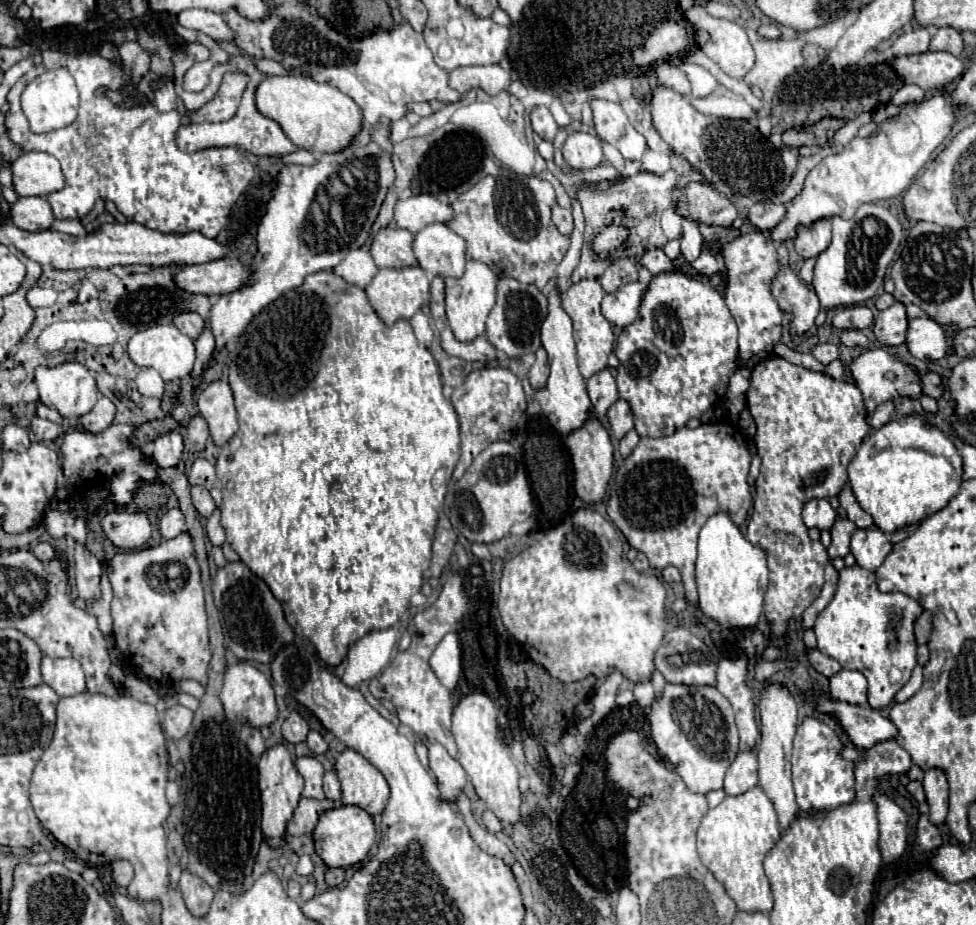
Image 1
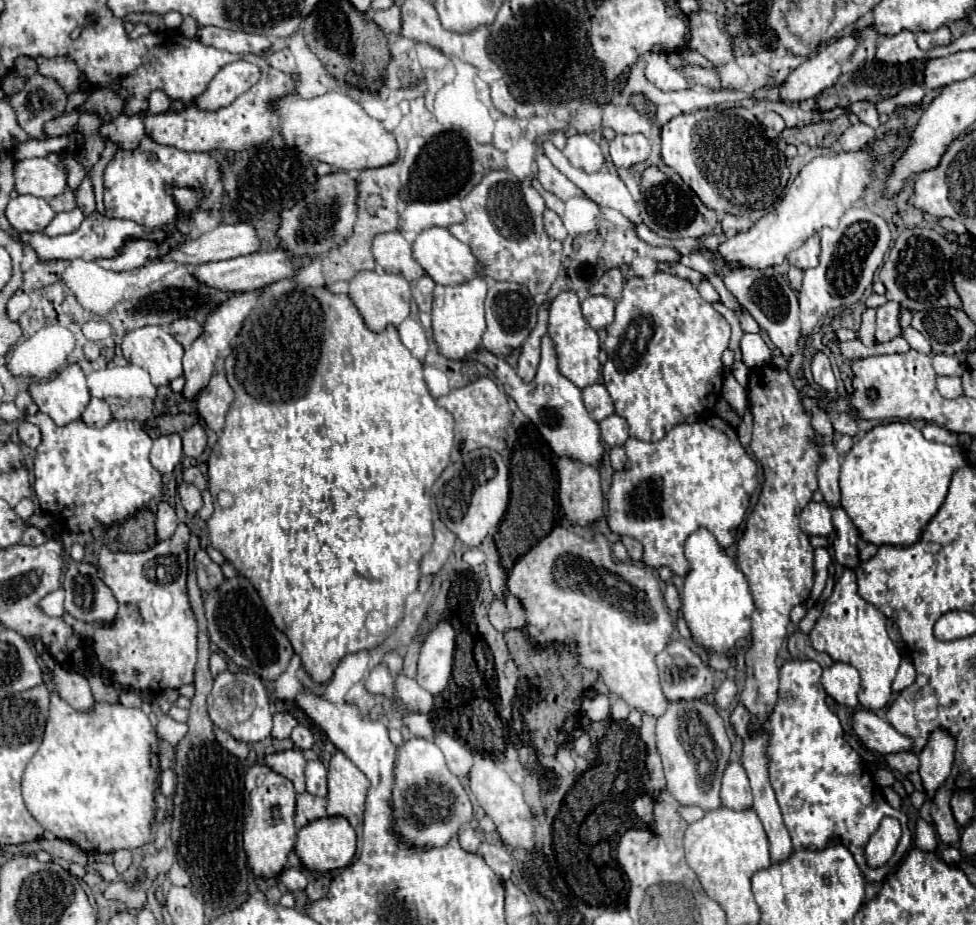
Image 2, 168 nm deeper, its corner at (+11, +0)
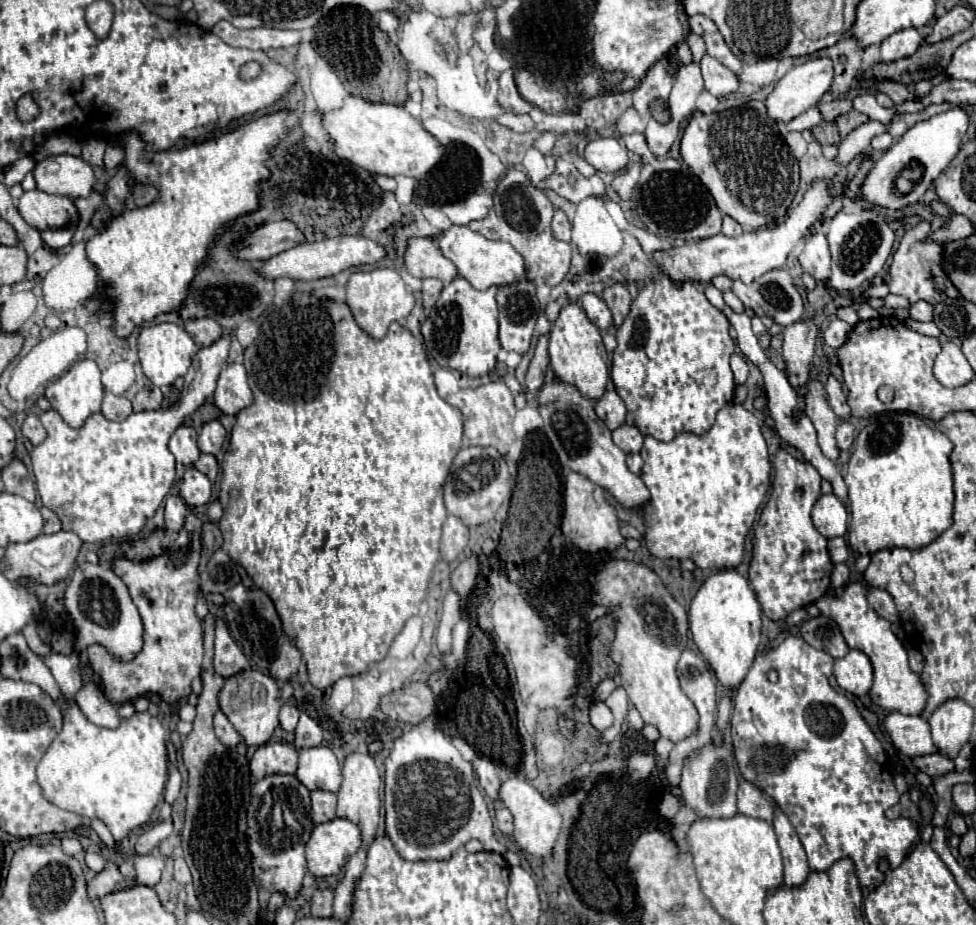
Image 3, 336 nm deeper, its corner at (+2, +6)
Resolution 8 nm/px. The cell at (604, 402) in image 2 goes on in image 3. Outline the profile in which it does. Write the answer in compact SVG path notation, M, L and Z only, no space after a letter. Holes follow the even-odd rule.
M608 390L596 402L596 414L598 414L598 418L602 418L602 422L606 422L606 426L610 430L616 430L618 426L622 426L626 422L626 406L614 390Z

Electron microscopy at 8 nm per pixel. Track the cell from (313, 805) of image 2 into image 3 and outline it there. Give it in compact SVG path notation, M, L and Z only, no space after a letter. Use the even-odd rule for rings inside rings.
M326 790L312 792L312 820L316 824L336 818L336 794Z

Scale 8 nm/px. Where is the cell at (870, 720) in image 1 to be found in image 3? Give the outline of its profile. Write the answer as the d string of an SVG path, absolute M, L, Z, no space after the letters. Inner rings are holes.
M892 712L886 716L884 726L894 746L910 758L938 752L930 736L930 724L924 716L906 716L900 712Z

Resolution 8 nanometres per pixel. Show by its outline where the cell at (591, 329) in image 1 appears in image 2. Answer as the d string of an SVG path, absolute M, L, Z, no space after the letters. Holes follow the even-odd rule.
M561 292L553 302L549 310L549 330L547 334L555 342L555 350L559 356L559 370L565 378L569 378L577 388L585 388L589 384L595 384L599 380L601 364L597 360L599 356L599 336L597 332L587 324L587 320L581 314L581 300L575 292Z

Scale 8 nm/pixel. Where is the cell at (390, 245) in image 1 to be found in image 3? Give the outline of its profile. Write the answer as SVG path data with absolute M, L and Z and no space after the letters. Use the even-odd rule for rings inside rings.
M412 238L404 258L408 272L416 278L438 278L442 282L452 282L458 276L456 266L442 256L436 240L432 238Z

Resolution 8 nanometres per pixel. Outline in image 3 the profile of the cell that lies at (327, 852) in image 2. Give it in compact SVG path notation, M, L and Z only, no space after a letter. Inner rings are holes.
M334 818L316 824L306 844L308 872L316 878L336 876L360 846L360 830L354 822Z

